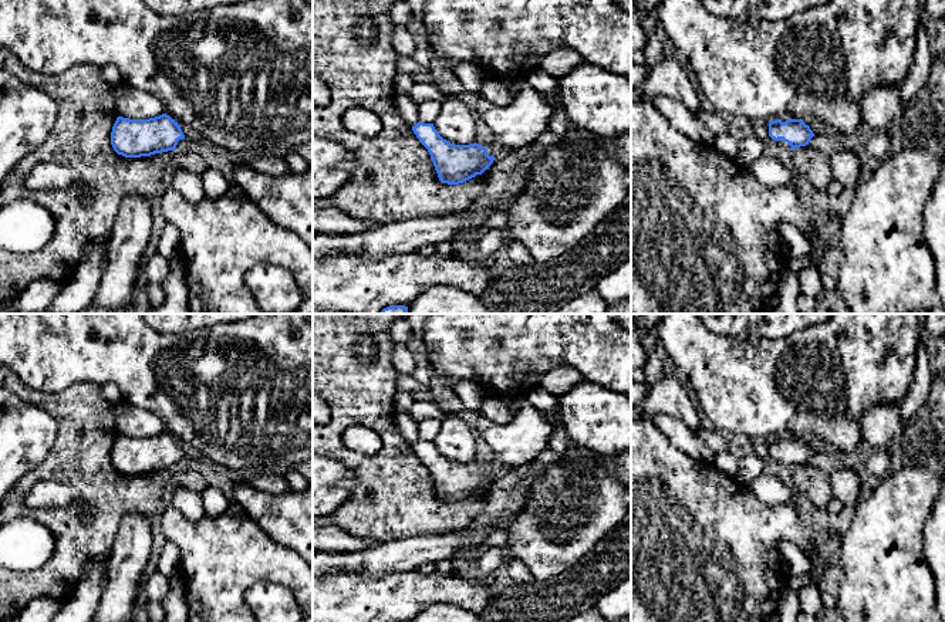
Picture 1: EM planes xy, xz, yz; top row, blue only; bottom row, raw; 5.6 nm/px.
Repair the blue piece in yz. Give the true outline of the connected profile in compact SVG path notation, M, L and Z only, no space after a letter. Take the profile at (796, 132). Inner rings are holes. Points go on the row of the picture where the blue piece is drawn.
M774 119L769 122L769 138L787 149L796 149L809 145L814 136L803 119Z

